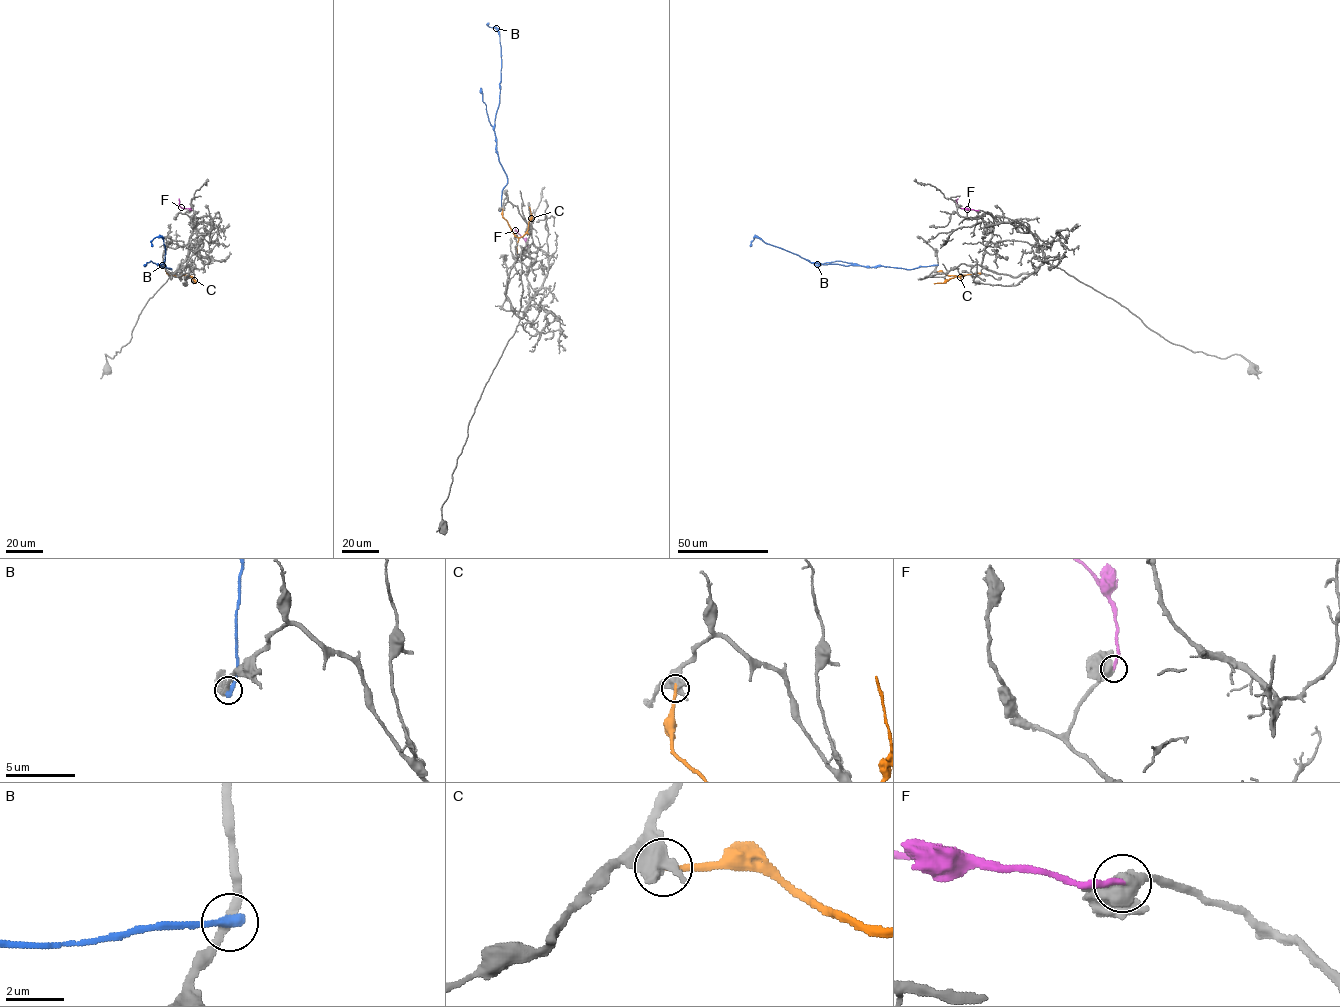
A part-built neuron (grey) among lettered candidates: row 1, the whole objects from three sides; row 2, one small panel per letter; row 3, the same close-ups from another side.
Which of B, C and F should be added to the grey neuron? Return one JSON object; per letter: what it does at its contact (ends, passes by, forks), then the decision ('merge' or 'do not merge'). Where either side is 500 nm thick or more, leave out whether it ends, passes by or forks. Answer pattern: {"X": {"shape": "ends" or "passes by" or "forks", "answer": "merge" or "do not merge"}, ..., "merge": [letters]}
{"B": {"shape": "ends", "answer": "do not merge"}, "C": {"answer": "do not merge"}, "F": {"answer": "merge"}, "merge": ["F"]}

